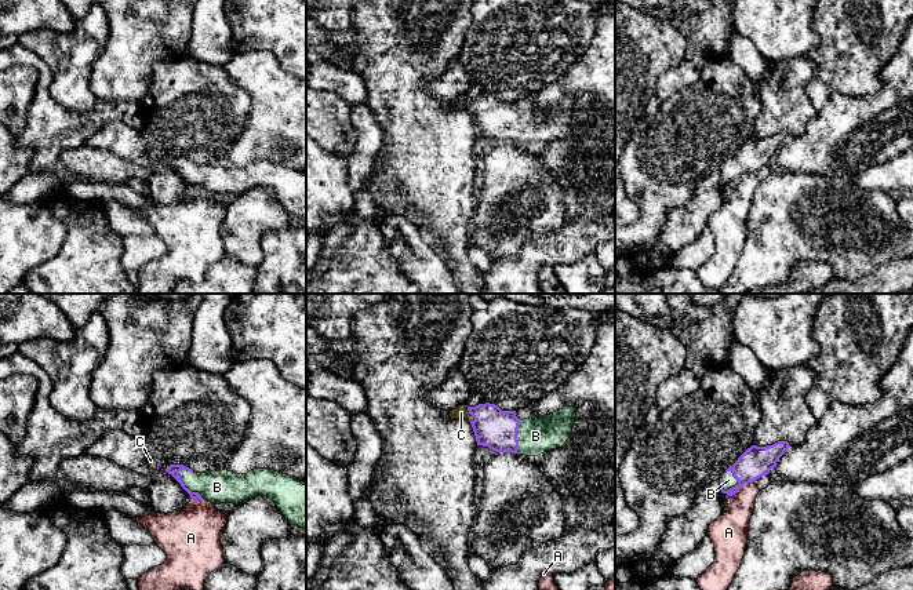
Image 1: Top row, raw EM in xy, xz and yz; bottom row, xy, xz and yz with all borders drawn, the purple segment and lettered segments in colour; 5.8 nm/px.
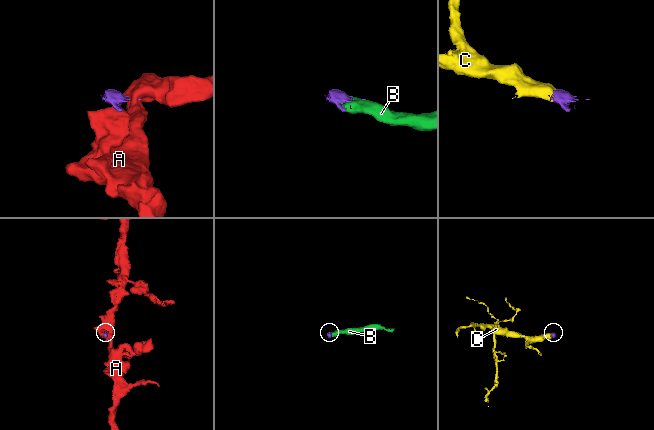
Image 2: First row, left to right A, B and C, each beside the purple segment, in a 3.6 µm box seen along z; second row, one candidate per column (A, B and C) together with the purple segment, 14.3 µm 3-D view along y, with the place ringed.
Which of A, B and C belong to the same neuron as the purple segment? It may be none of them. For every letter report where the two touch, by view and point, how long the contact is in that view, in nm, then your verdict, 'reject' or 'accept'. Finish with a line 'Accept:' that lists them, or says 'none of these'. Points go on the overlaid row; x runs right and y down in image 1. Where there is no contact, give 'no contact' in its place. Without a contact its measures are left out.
A: contact yz (741, 487); length 160 nm; reject
B: contact xy (185, 487); length 220 nm; accept
C: contact xz (469, 412); length 110 nm; accept
Accept: B, C

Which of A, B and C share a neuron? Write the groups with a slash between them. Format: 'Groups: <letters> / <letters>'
Groups: A / B C

